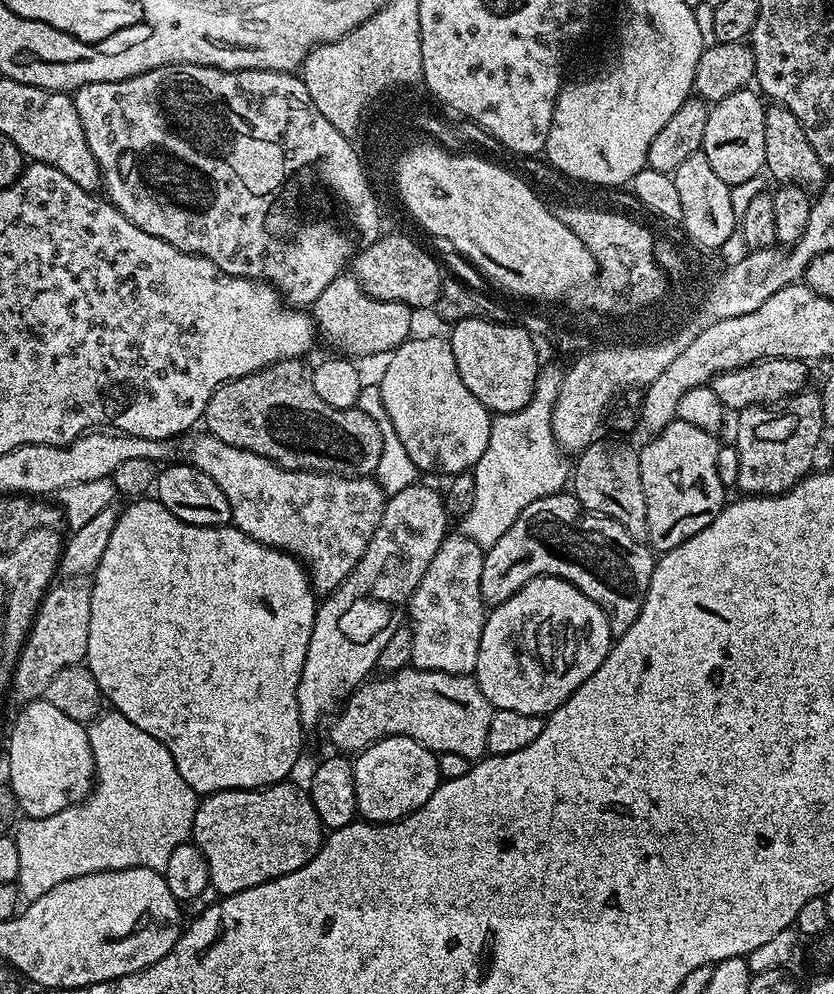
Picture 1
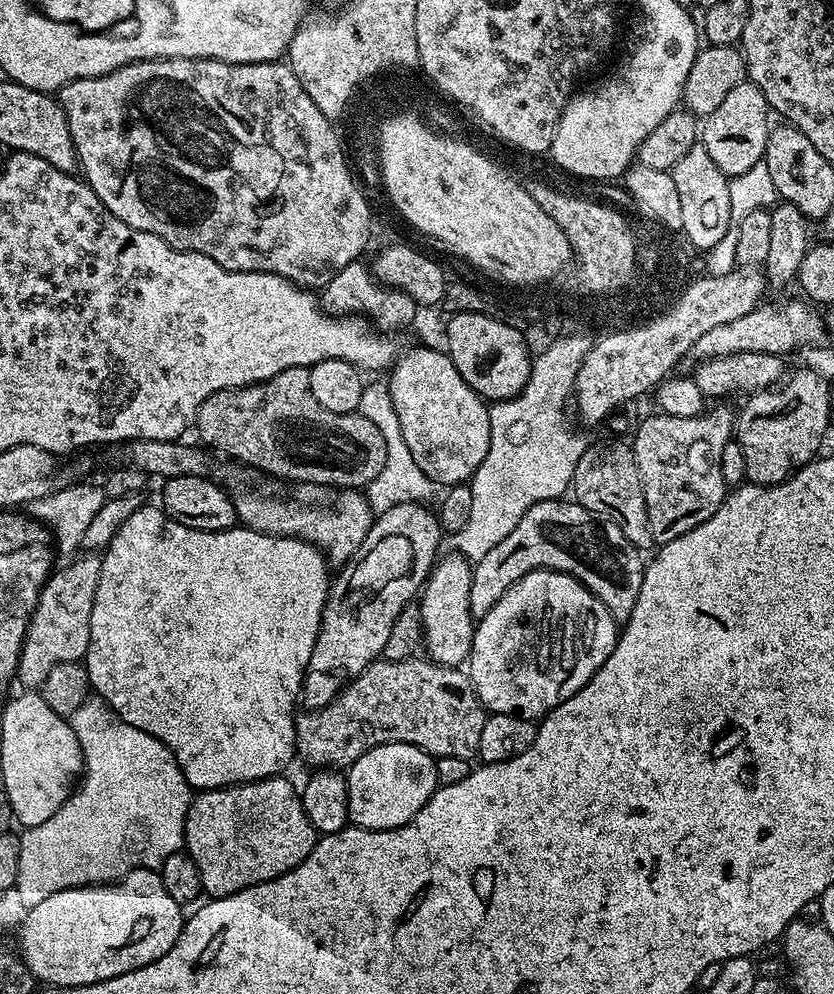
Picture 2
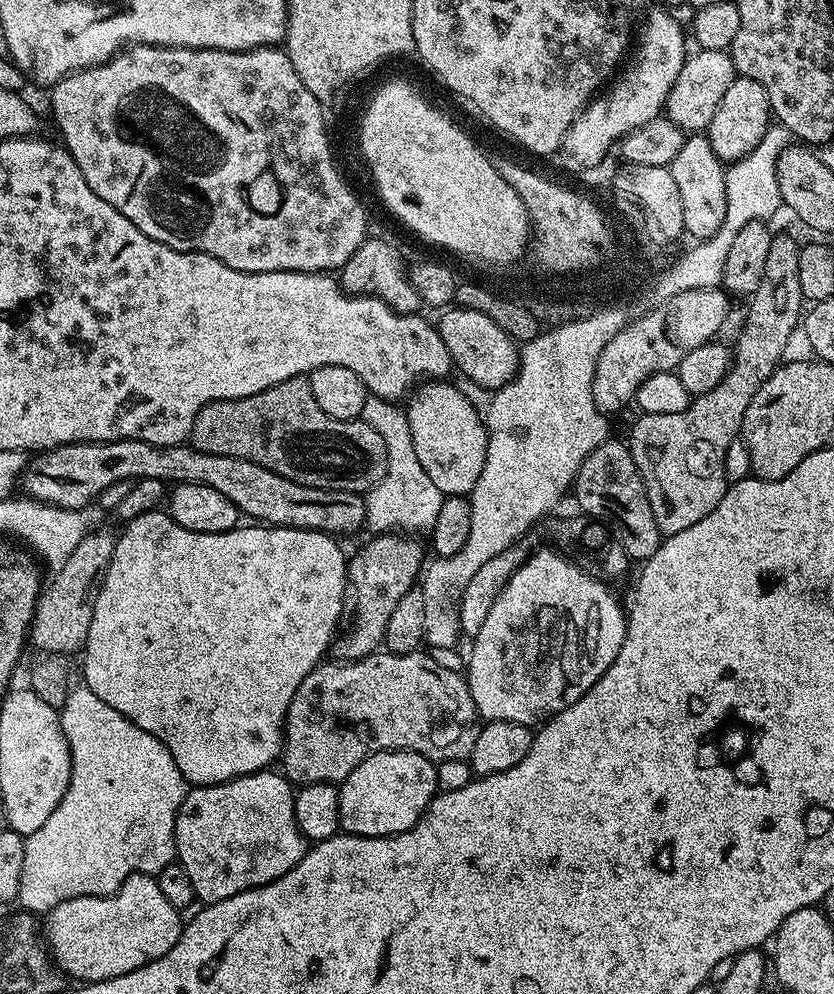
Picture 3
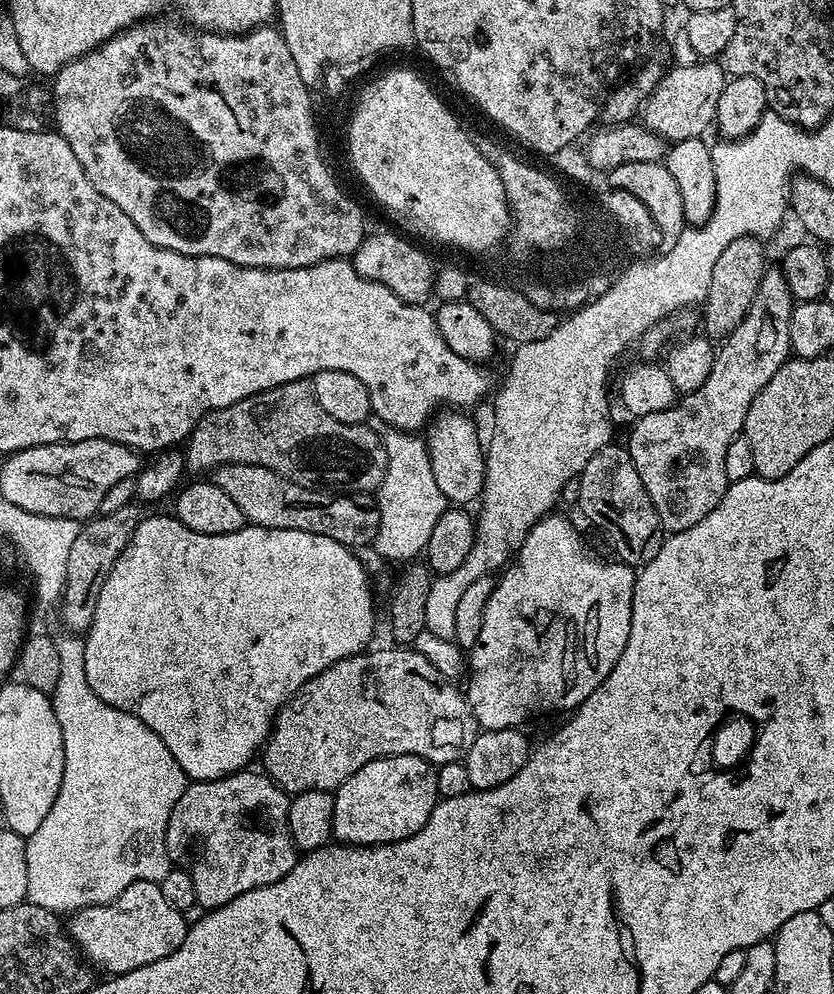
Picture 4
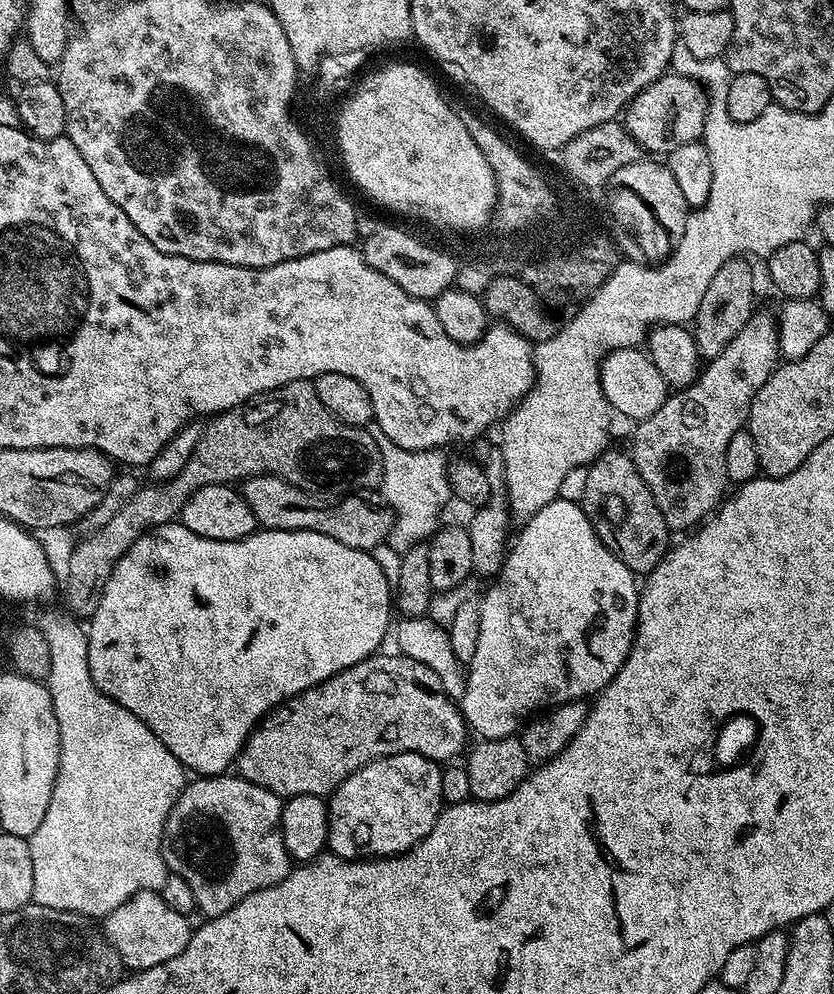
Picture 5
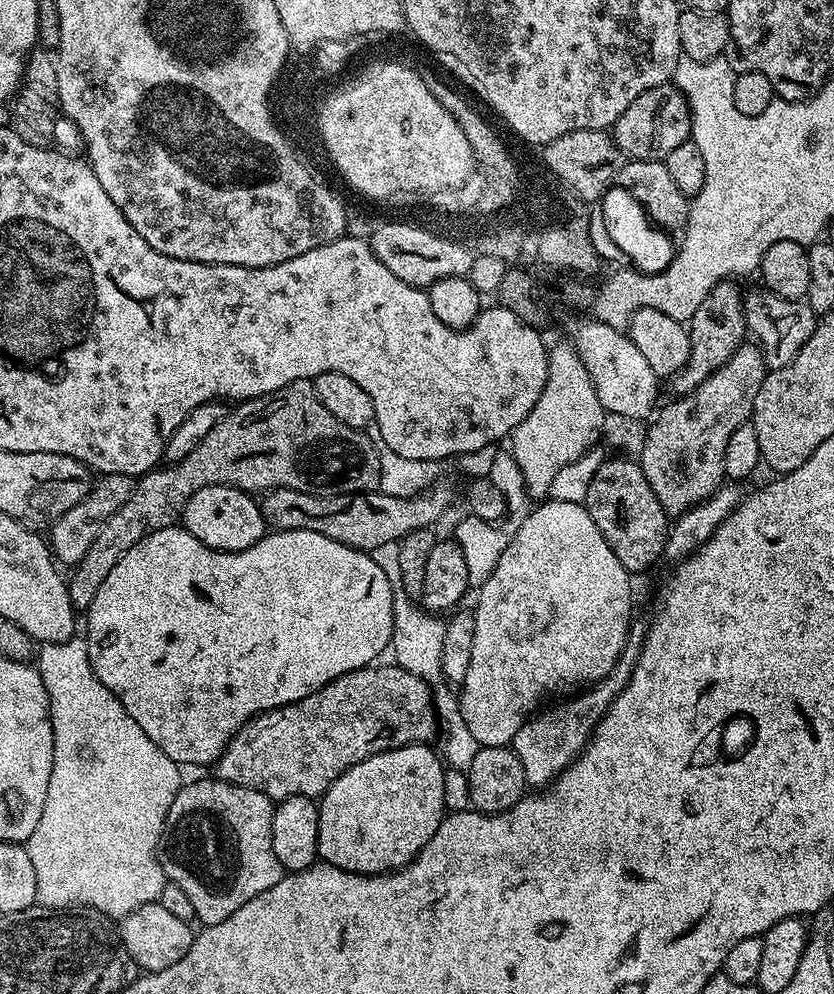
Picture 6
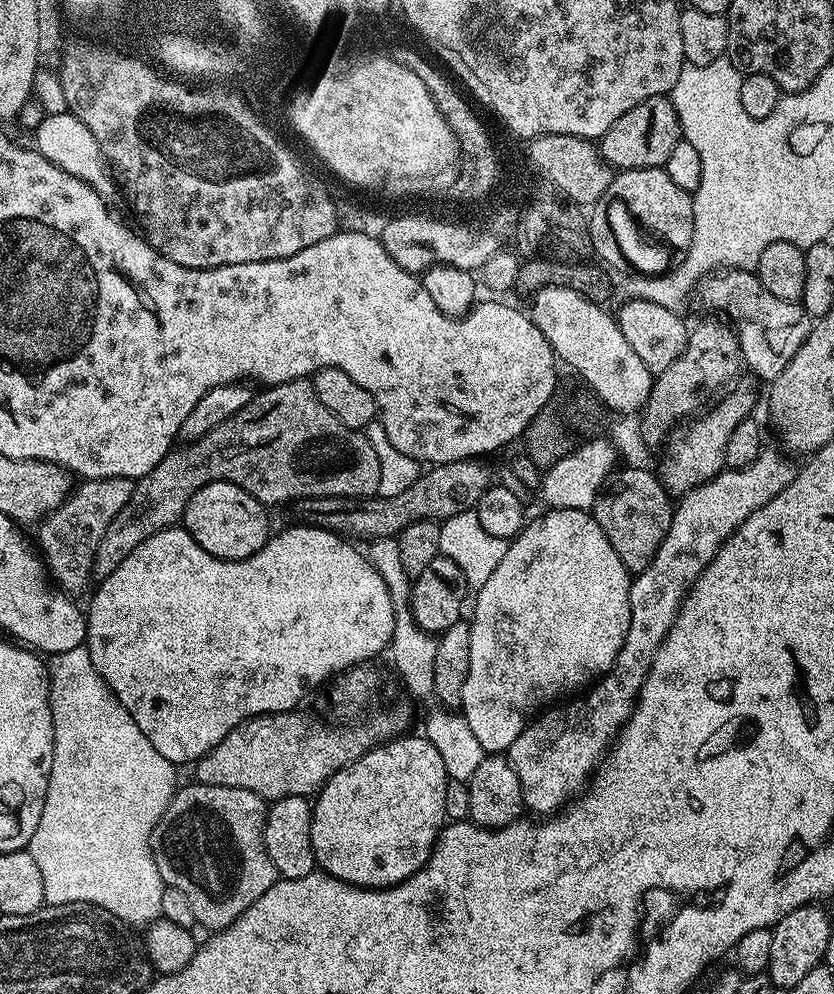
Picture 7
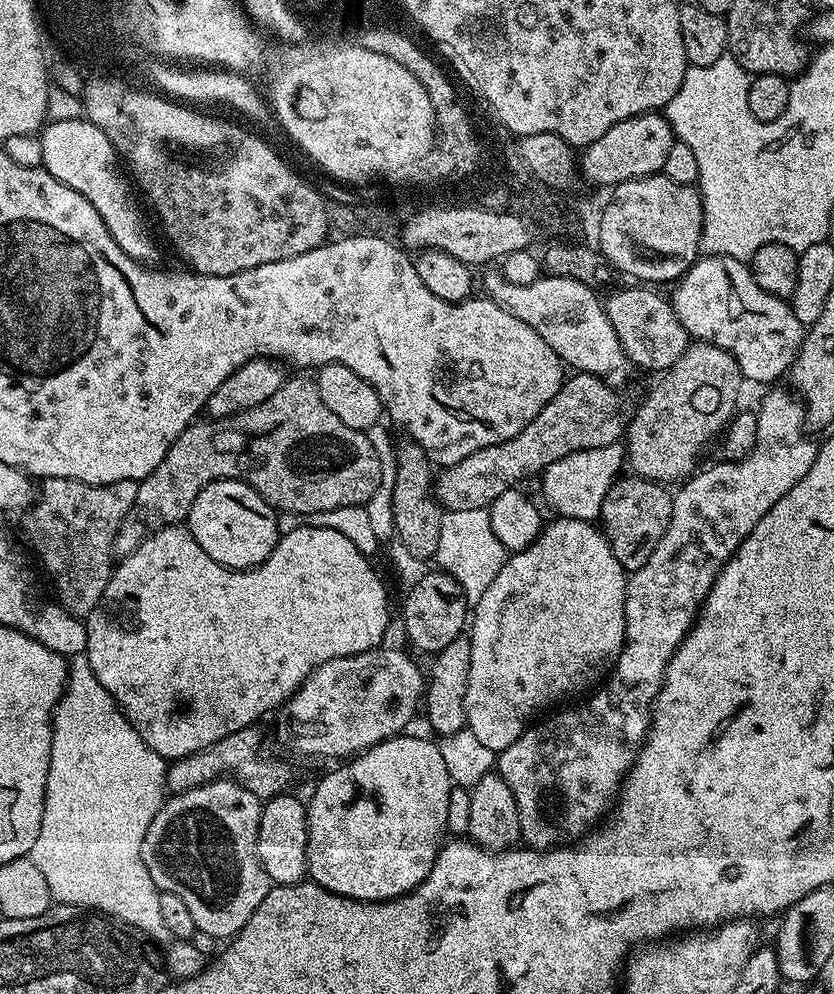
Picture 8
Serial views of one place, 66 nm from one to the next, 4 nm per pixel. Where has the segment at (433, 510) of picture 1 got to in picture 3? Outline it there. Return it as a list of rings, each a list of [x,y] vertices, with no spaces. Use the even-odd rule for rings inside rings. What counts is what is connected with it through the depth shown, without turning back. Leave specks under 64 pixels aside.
[[[400,534],[377,535],[356,557],[348,560],[347,591],[350,593],[352,629],[335,641],[335,651],[344,655],[341,657],[358,660],[377,651],[383,645],[386,622],[390,622],[390,613],[394,606],[398,606],[398,598],[402,598],[402,594],[409,592],[417,583],[425,563],[424,552],[418,541],[403,538]]]

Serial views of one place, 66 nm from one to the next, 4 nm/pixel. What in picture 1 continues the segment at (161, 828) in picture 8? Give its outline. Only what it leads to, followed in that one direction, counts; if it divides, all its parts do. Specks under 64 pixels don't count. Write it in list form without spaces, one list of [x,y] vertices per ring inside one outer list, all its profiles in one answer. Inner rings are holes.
[[[281,782],[270,784],[267,788],[232,788],[229,792],[205,795],[196,805],[191,839],[204,852],[211,891],[220,896],[233,896],[250,886],[302,870],[302,866],[306,866],[306,862],[310,862],[310,858],[314,858],[324,845],[326,829],[320,823],[311,799],[305,793],[303,796],[292,782]]]

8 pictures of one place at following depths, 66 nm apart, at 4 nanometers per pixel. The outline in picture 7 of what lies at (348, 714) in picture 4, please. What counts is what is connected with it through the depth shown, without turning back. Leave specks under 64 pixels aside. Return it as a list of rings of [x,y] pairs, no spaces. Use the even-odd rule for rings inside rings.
[[[408,704],[382,709],[369,728],[308,728],[304,710],[254,716],[243,720],[238,728],[230,730],[230,734],[218,742],[218,746],[214,746],[214,750],[195,761],[194,780],[206,786],[250,790],[265,802],[291,796],[312,798],[335,772],[350,766],[350,762],[362,758],[362,754],[371,748],[405,735],[411,720],[412,708]]]

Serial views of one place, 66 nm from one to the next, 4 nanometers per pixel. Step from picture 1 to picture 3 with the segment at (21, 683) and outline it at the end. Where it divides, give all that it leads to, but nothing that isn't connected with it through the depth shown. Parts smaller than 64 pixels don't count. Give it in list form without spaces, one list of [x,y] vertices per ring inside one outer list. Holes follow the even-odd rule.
[[[104,530],[89,531],[86,538],[78,544],[77,549],[67,558],[65,565],[55,569],[52,581],[47,581],[36,602],[36,614],[32,618],[30,644],[44,654],[79,653],[84,647],[90,618],[94,618],[94,602],[98,598],[98,590],[106,578],[110,558],[116,549],[115,535]]]

